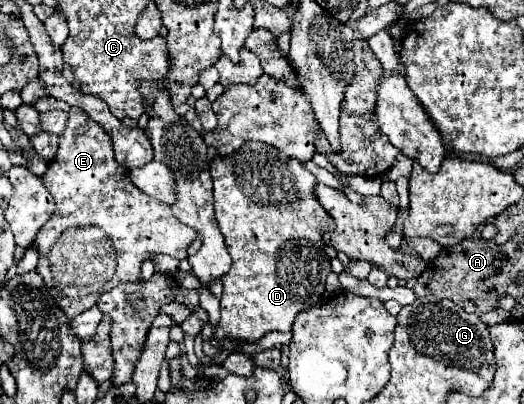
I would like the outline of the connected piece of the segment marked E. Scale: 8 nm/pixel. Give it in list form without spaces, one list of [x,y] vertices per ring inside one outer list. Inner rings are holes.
[[[79,108],[69,112],[67,128],[59,138],[59,150],[49,162],[43,180],[55,198],[55,212],[35,238],[39,250],[37,272],[69,318],[97,302],[83,300],[85,296],[93,292],[103,294],[121,282],[141,280],[139,270],[145,260],[157,254],[187,258],[187,248],[197,238],[193,228],[173,216],[169,204],[153,200],[133,186],[129,170],[121,168],[113,156],[109,134]],[[113,250],[117,256],[113,256]]]

